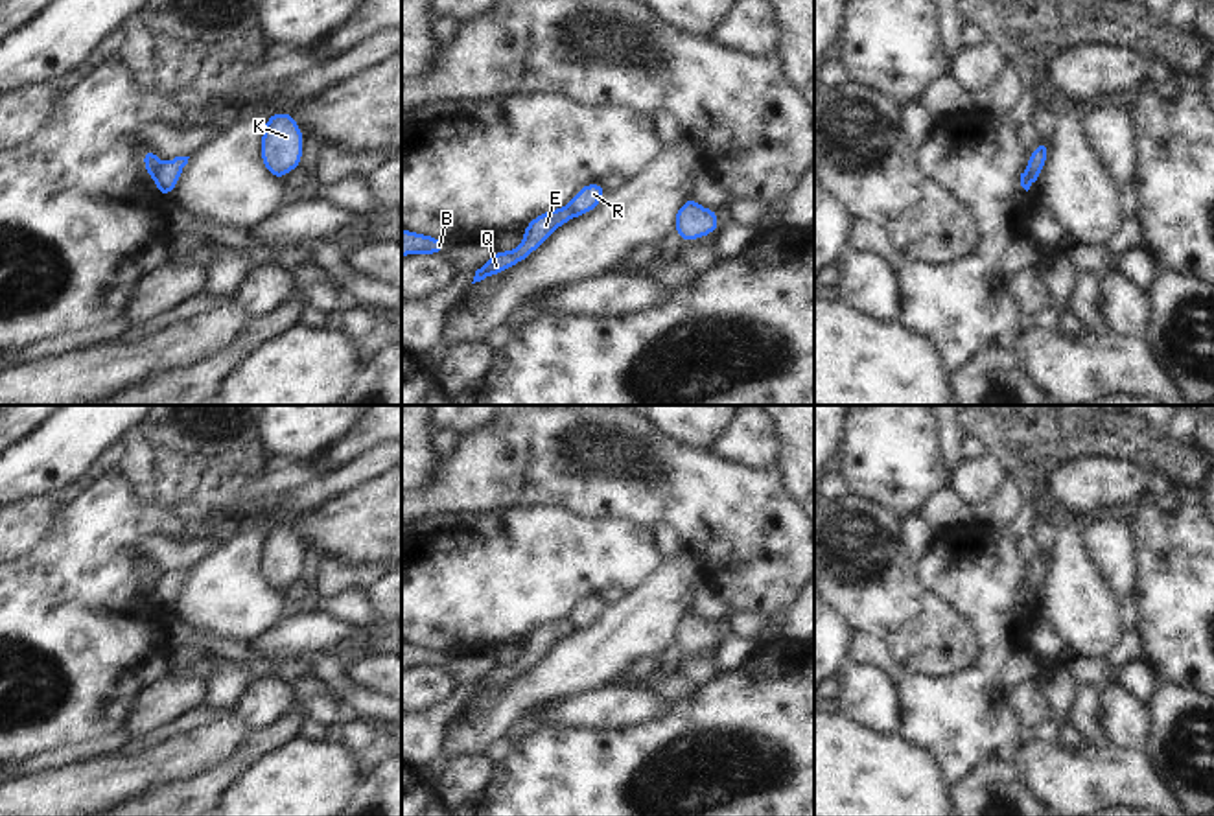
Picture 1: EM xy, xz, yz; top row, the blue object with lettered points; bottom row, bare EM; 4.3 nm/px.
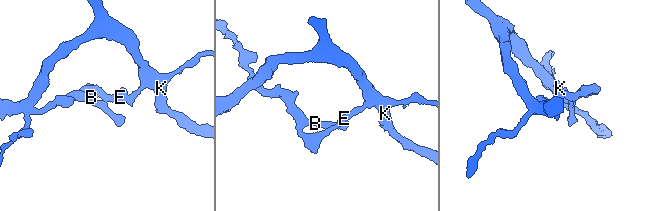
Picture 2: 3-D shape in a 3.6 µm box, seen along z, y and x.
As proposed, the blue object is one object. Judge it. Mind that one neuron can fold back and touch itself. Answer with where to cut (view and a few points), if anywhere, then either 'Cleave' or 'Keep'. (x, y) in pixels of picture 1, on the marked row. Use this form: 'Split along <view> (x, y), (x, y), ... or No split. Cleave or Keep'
Split along xy (161, 163), (153, 177). Cleave.

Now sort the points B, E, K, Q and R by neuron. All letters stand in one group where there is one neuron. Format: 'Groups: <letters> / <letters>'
Groups: B E Q / K R.

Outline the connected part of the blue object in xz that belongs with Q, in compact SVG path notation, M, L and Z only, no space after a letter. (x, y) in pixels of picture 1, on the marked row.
M558 206L554 210L547 210L540 216L536 216L532 221L525 225L523 239L521 243L512 251L497 251L492 258L488 258L473 276L473 282L481 282L488 276L496 276L512 265L518 265L519 262L527 260L540 245L543 245L549 236L571 221L575 217L573 210L569 206Z

